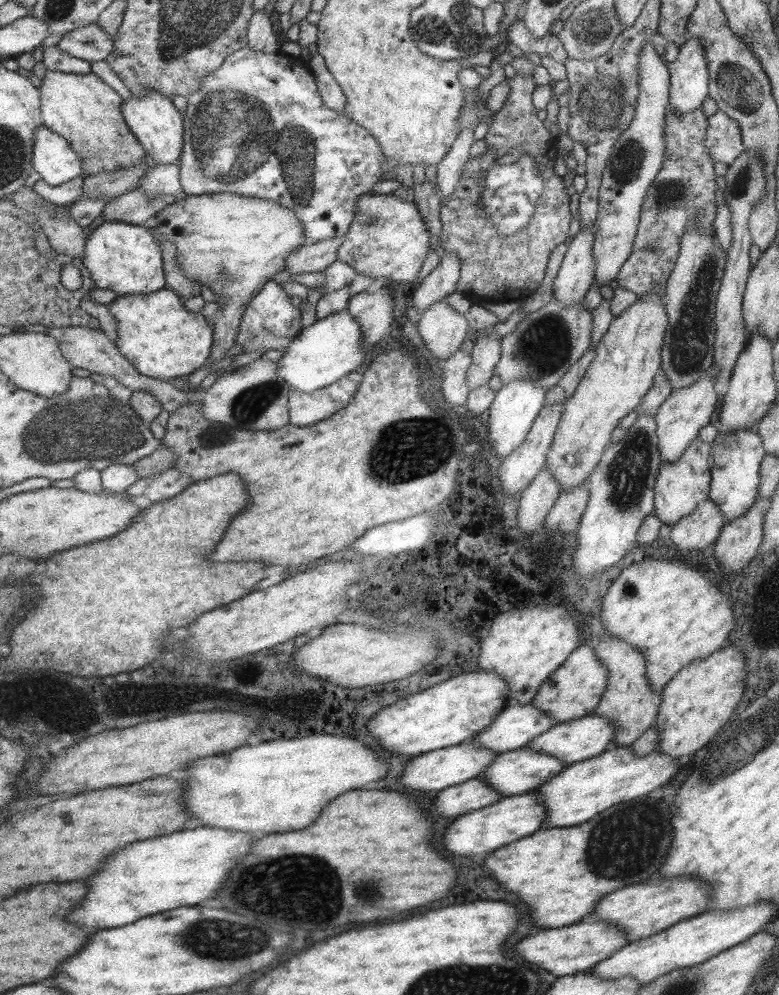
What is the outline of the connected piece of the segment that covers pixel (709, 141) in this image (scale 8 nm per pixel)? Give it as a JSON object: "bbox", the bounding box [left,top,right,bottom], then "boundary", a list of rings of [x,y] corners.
{"bbox":[705,111,744,166],"boundary":[[[723,111],[707,117],[705,147],[715,162],[729,166],[744,151],[738,123]]]}

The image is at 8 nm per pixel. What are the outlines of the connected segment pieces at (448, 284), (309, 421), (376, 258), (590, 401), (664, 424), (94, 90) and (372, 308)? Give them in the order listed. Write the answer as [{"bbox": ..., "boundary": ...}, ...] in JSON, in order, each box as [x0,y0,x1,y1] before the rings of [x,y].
[{"bbox":[411,254,459,315],"boundary":[[[444,254],[440,263],[432,269],[411,293],[411,306],[421,315],[431,303],[445,298],[456,290],[455,283],[459,278],[459,261],[454,254]]]},{"bbox":[289,376,357,427],"boundary":[[[344,376],[331,386],[313,394],[292,390],[289,399],[290,424],[305,427],[332,417],[351,402],[357,385],[357,379],[353,381]]]},{"bbox":[338,194,429,284],"boundary":[[[363,194],[355,204],[354,220],[343,236],[338,260],[365,278],[385,277],[395,284],[413,282],[429,246],[425,225],[414,204],[401,201],[391,194]]]},{"bbox":[546,292,667,492],"boundary":[[[654,292],[637,298],[620,316],[610,320],[607,331],[602,335],[594,349],[594,357],[583,373],[573,395],[563,403],[563,414],[559,419],[553,441],[546,452],[547,473],[557,483],[558,492],[571,490],[582,484],[593,472],[610,444],[610,437],[619,422],[628,413],[634,412],[642,404],[643,396],[653,384],[655,373],[661,368],[661,348],[663,329],[667,326],[666,309],[663,300],[658,300]]]},{"bbox":[653,363,717,463],"boundary":[[[712,363],[712,366],[706,370],[706,376],[700,378],[691,386],[673,390],[659,406],[657,413],[653,417],[656,425],[655,434],[658,437],[657,447],[660,463],[663,463],[664,460],[668,462],[678,460],[686,452],[690,442],[697,436],[699,428],[701,426],[705,427],[705,424],[709,423],[709,418],[713,414],[713,406],[717,402],[716,390],[714,389],[715,375],[716,368]]]},{"bbox":[40,70,148,177],"boundary":[[[47,70],[40,86],[44,125],[64,136],[82,158],[84,177],[117,172],[143,164],[148,156],[123,114],[126,100],[97,74],[67,74]]]},{"bbox":[346,287,392,349],"boundary":[[[387,287],[371,294],[362,291],[348,298],[346,311],[358,322],[362,348],[370,349],[383,334],[389,332],[392,308],[391,293]]]}]

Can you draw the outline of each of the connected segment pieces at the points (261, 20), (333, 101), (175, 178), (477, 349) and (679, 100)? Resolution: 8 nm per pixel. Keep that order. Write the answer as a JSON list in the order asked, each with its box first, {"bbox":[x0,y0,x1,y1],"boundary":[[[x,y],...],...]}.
[{"bbox":[248,10,283,53],"boundary":[[[264,10],[256,11],[250,29],[248,30],[248,47],[251,51],[263,53],[278,53],[281,50],[283,37],[279,32],[273,30],[273,22]]]},{"bbox":[308,49,345,114],"boundary":[[[315,49],[308,67],[316,78],[323,102],[337,112],[343,114],[345,106],[345,97],[343,96],[343,87],[337,82],[333,73],[329,70],[325,58]]]},{"bbox":[137,164,184,203],"boundary":[[[157,164],[145,173],[137,189],[142,190],[149,199],[158,203],[159,196],[156,194],[179,196],[184,190],[180,179],[181,173],[182,168],[179,164]]]},{"bbox":[465,335,501,391],"boundary":[[[479,335],[470,351],[471,362],[465,371],[465,386],[469,391],[487,383],[494,374],[494,366],[499,358],[499,341],[501,336]]]},{"bbox":[667,38,709,114],"boundary":[[[687,38],[676,60],[667,66],[671,75],[668,108],[677,114],[699,109],[707,97],[709,74],[698,38]]]}]

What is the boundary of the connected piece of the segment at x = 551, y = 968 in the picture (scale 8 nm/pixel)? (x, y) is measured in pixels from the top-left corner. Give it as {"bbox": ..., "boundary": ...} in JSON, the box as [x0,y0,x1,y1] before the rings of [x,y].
{"bbox":[513,919,627,976],"boundary":[[[585,919],[585,922],[563,926],[559,930],[541,930],[535,936],[523,938],[519,944],[513,946],[513,950],[521,960],[525,960],[529,964],[537,964],[539,968],[543,968],[549,974],[569,976],[569,974],[583,972],[583,970],[597,965],[599,961],[610,957],[625,944],[627,944],[625,935],[620,928],[599,919]]]}

